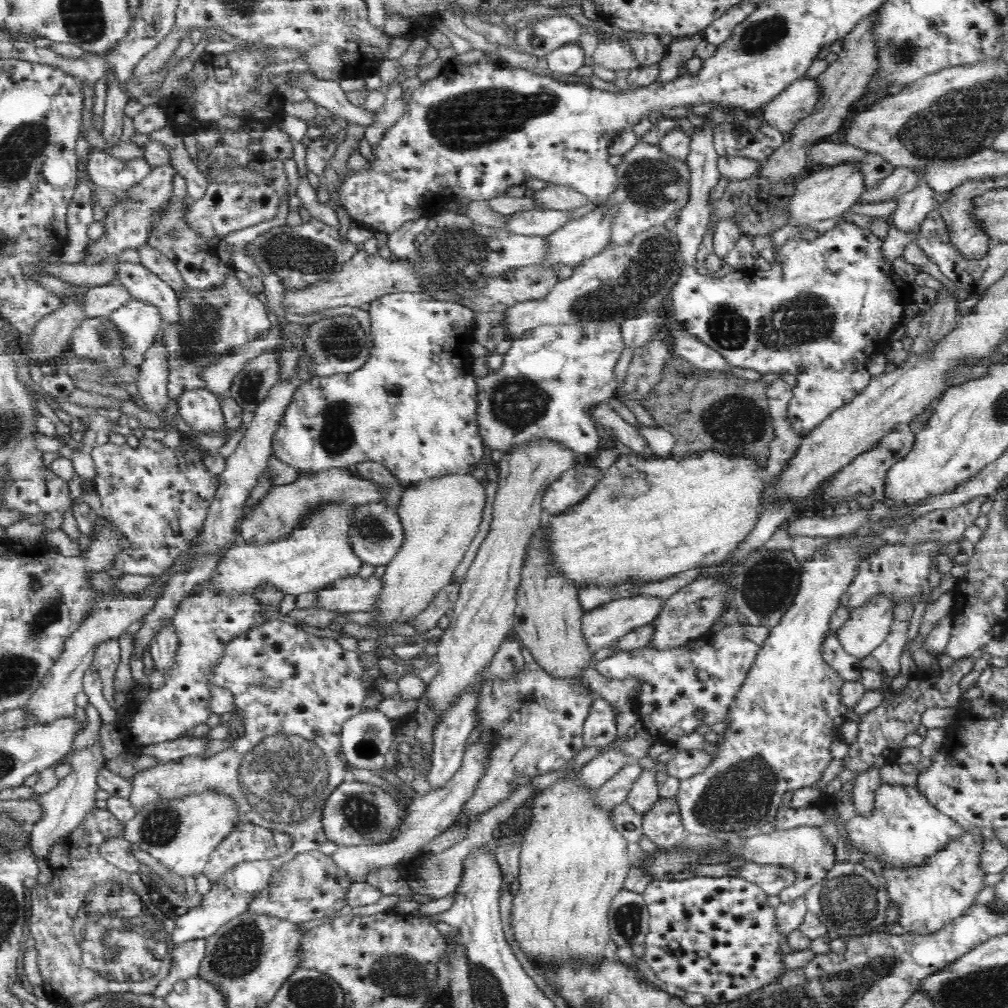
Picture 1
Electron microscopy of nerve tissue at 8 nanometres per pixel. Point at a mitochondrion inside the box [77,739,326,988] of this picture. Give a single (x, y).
(237, 953)

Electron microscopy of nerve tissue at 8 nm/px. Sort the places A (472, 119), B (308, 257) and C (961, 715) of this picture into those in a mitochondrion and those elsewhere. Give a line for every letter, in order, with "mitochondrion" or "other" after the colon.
A: mitochondrion
B: mitochondrion
C: other

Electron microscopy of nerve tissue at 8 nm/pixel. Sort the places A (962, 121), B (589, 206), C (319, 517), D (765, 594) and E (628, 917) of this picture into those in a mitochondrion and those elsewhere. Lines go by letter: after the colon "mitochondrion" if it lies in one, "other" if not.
A: mitochondrion
B: other
C: mitochondrion
D: mitochondrion
E: mitochondrion

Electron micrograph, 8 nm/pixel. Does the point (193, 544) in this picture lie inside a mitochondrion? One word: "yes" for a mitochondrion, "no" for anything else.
no

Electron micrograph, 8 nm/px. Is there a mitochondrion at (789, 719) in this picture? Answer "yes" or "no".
no

